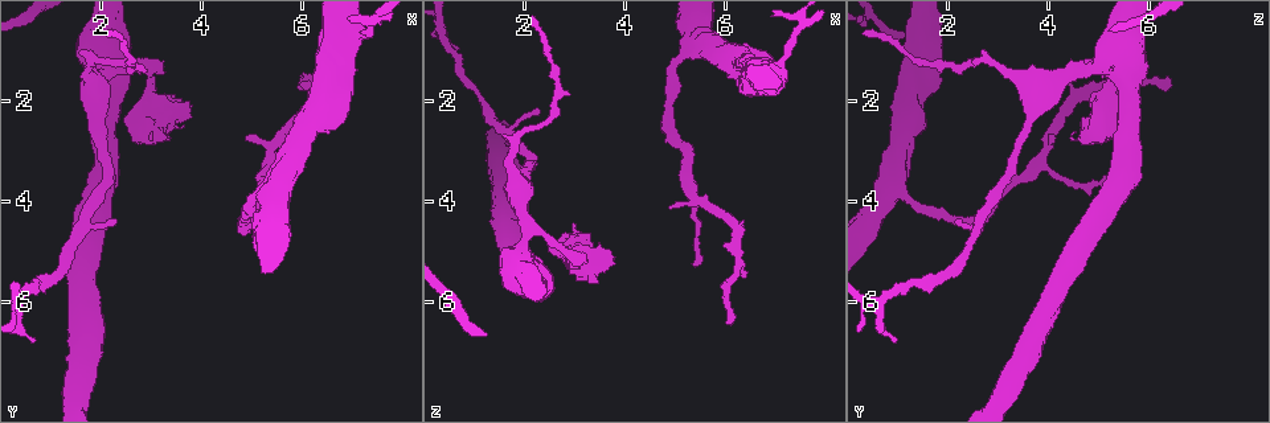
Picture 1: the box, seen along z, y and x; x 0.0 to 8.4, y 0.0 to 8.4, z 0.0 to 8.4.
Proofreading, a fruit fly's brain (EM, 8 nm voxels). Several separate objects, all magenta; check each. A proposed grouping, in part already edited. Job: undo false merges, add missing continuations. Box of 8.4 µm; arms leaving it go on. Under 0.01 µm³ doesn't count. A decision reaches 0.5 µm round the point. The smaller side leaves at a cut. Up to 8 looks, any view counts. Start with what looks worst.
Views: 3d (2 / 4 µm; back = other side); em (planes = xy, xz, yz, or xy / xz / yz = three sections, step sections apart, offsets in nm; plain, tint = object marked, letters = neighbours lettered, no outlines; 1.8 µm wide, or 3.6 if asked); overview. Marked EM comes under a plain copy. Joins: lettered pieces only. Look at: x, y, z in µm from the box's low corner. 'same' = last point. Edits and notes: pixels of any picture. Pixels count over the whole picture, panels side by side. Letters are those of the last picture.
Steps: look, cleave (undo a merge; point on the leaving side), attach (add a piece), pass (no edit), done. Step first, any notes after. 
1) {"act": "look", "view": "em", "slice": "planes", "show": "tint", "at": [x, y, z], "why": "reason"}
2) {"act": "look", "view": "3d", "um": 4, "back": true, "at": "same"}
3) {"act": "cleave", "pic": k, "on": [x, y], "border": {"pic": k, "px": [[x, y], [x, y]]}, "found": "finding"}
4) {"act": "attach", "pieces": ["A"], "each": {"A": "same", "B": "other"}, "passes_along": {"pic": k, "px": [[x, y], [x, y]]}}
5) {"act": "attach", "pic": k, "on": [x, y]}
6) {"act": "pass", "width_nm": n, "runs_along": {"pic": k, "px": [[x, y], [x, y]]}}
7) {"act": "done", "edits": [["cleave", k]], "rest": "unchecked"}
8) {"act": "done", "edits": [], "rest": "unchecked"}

{"act": "look", "view": "em", "slice": "planes", "show": "letters", "at": [5.40, 3.20, 3.85], "why": "three arms meet"}

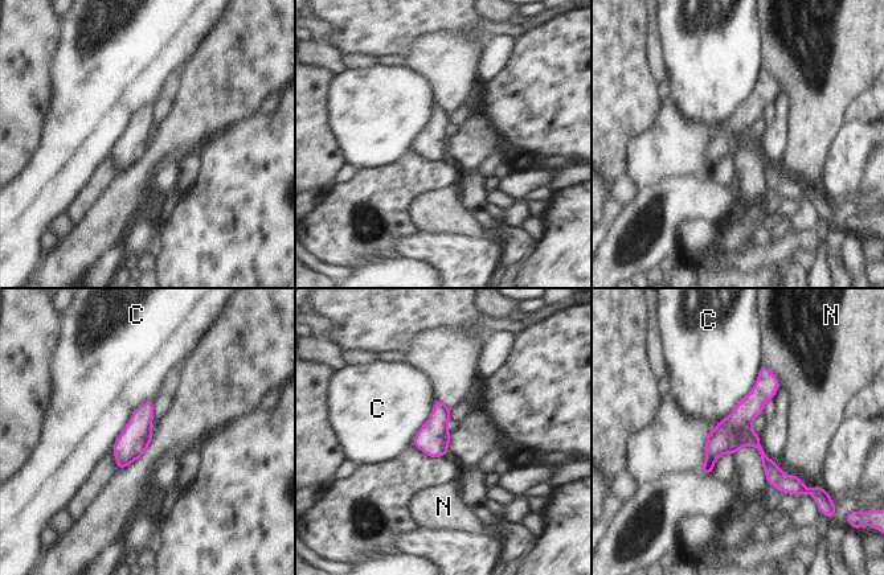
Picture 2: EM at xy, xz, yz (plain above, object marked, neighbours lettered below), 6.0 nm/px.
{"act": "pass", "width_nm": 180, "each": {"C": "other", "N": "other"}, "runs_along": {"pic": 2, "px": [[764, 370], [745, 432], [799, 488]]}, "found": "continuous, no second neuron"}

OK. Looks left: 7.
{"act": "look", "view": "3d", "um": 4, "back": true, "at": [6.15, 1.75, 6.45], "why": "free end"}

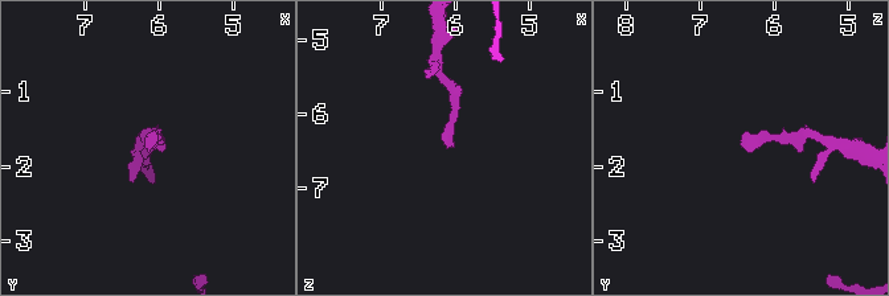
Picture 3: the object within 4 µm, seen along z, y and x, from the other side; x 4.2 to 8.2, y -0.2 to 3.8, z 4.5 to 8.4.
{"act": "look", "view": "em", "slice": "yz", "step": 16, "show": "letters", "at": [6.15, 1.70, 6.50]}

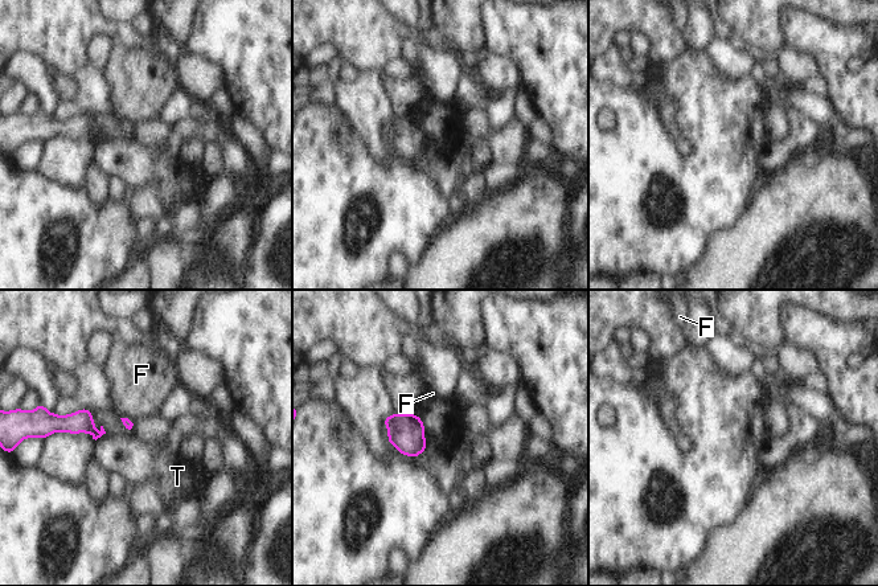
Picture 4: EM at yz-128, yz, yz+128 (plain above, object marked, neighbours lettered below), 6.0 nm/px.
{"act": "pass", "each": {"F": "other", "T": "other"}, "border": {"pic": 4, "px": [[106, 433], [95, 441]]}, "found": "no lettered piece goes on from it"}

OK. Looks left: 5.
{"act": "look", "view": "em", "slice": "planes", "show": "letters", "at": [3.05, 2.70, 4.45], "why": "branch stops here"}

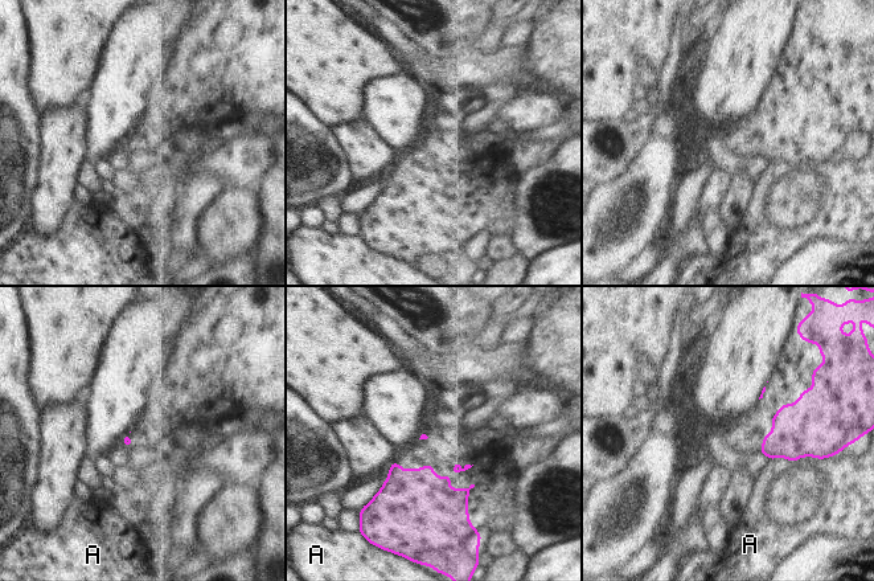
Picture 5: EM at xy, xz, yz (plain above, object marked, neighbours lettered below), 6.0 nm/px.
{"act": "pass", "each": {"A": "other"}, "border": {"pic": 5, "px": [[768, 458], [784, 457], [792, 462]]}, "found": "no lettered piece goes on from it"}

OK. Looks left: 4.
{"act": "done", "edits": [], "rest": "unchecked"}

